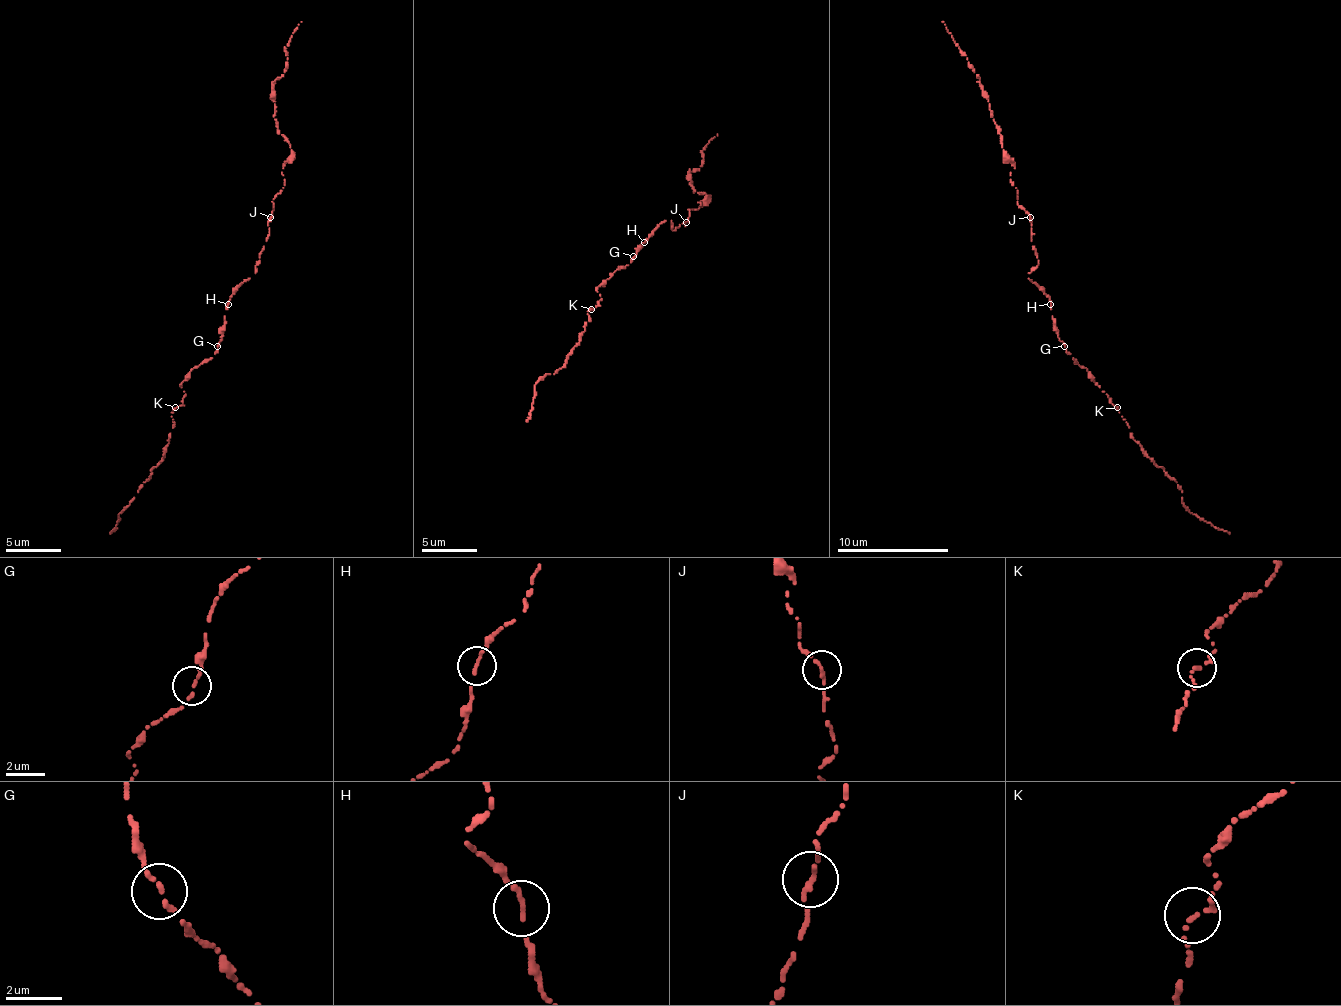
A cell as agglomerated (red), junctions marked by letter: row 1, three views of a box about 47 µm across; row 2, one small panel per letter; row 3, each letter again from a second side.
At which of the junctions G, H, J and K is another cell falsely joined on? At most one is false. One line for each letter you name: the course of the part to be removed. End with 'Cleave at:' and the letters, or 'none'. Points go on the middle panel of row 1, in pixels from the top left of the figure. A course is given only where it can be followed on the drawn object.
Cleave at: none

